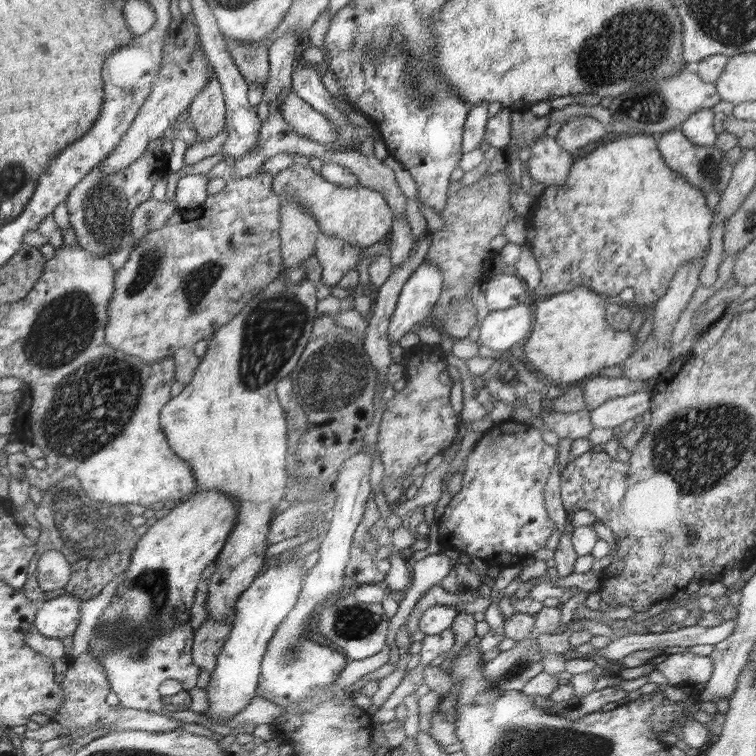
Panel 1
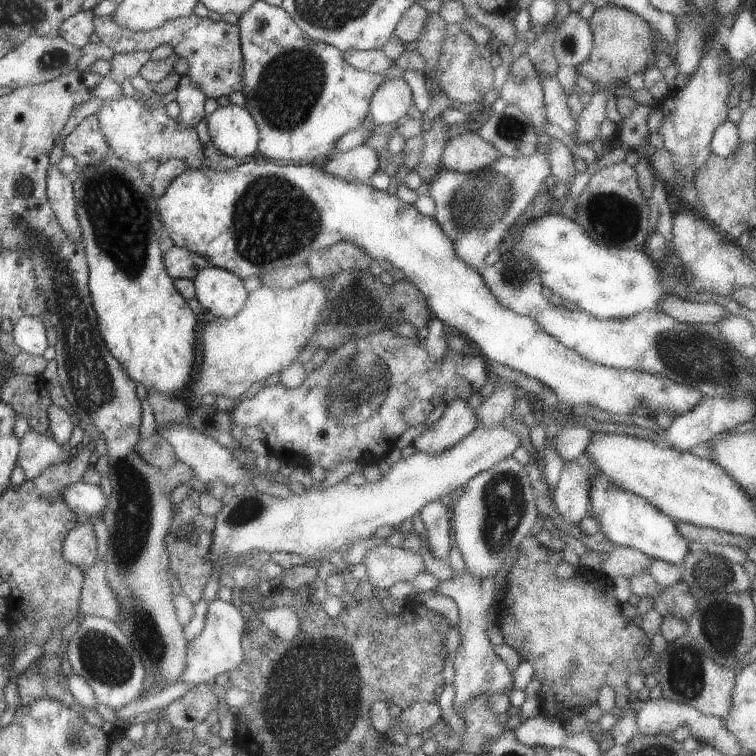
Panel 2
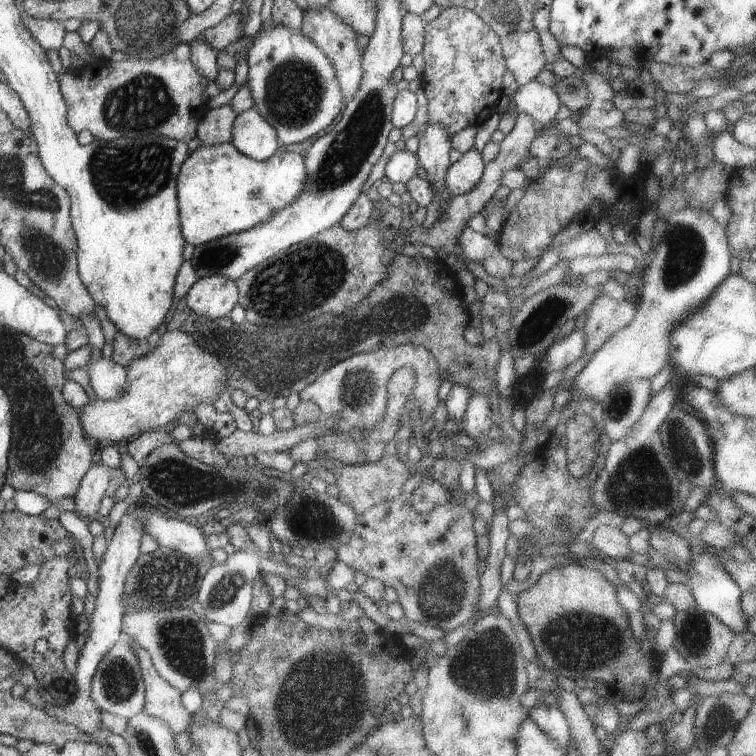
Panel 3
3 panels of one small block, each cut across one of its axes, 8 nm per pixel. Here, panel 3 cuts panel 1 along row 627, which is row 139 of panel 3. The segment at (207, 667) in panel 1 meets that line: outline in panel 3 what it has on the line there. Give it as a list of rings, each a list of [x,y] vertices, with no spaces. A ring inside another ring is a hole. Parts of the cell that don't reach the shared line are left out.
[[[227,102],[225,105],[212,108],[208,114],[204,116],[204,122],[199,123],[198,139],[201,146],[218,146],[231,142],[232,126],[236,120],[236,112],[232,110],[232,106]]]

